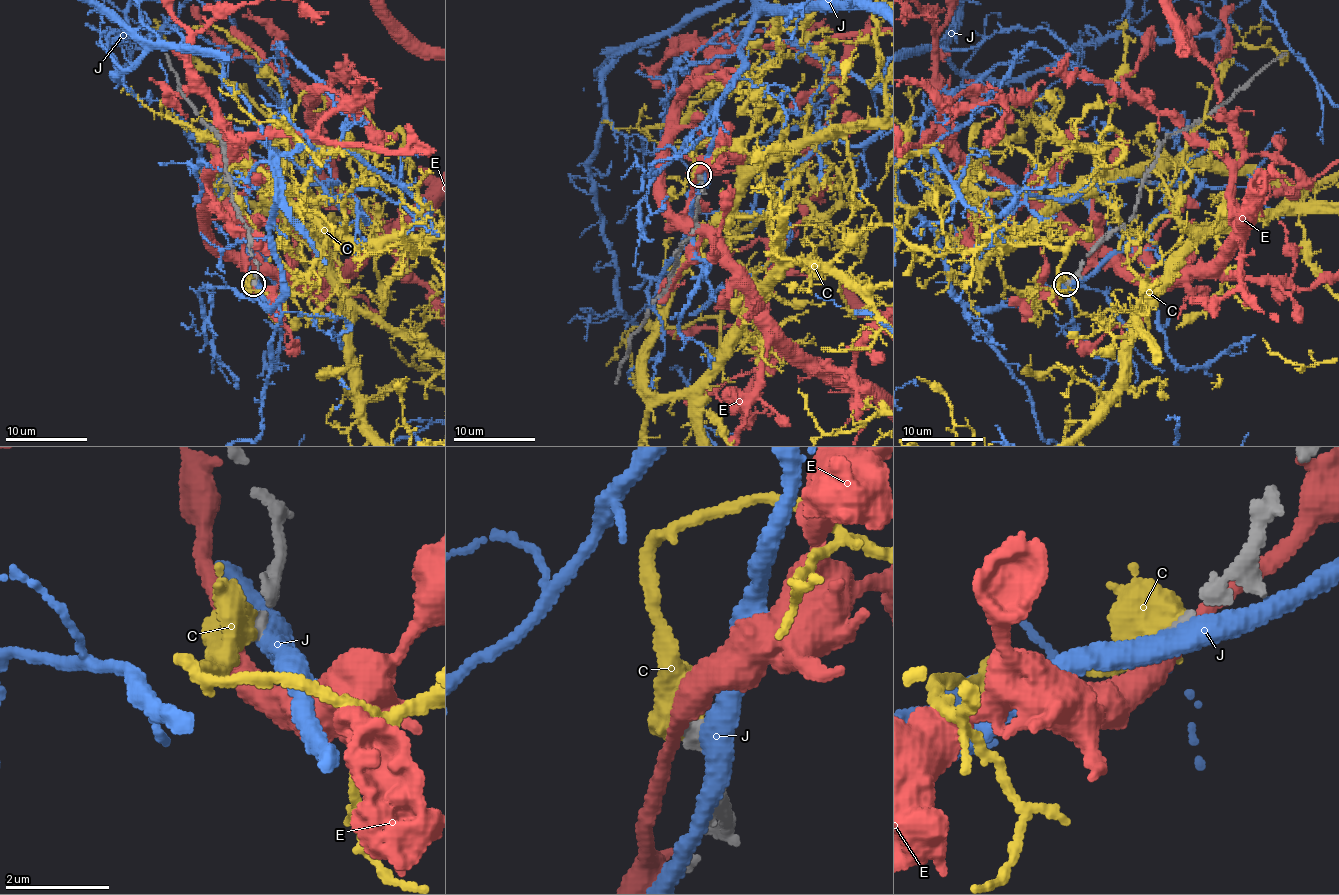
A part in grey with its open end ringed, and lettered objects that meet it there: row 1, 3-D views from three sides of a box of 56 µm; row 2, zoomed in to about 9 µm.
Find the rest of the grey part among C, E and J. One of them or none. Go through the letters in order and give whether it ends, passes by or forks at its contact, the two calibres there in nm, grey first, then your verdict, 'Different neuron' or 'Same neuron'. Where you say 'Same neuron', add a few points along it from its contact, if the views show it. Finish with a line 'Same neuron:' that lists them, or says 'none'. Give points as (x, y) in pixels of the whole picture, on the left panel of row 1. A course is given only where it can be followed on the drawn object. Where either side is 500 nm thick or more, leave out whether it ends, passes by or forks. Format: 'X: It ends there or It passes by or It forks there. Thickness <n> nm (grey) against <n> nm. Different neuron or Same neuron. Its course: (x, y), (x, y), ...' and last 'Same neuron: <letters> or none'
C: Thickness 240 nm (grey) against 750 nm. Different neuron
E: It passes by. Thickness 240 nm (grey) against 320 nm. Different neuron
J: It passes by. Thickness 280 nm (grey) against 460 nm. Different neuron
Same neuron: none

